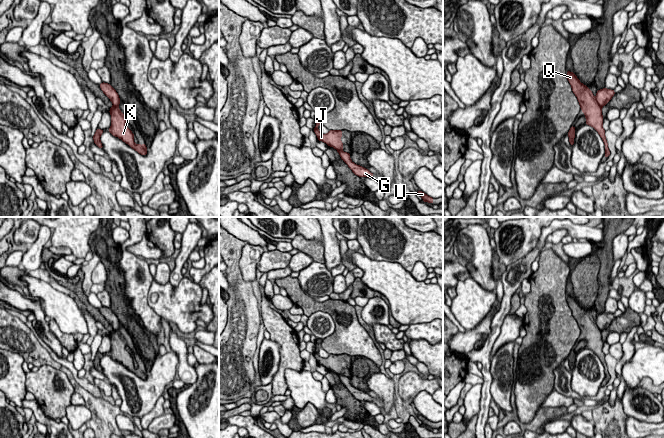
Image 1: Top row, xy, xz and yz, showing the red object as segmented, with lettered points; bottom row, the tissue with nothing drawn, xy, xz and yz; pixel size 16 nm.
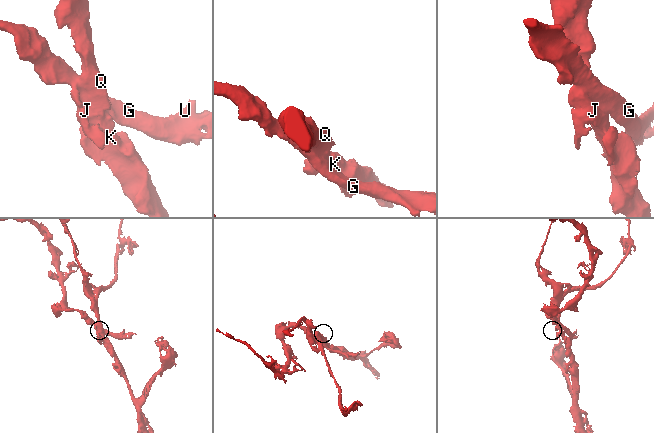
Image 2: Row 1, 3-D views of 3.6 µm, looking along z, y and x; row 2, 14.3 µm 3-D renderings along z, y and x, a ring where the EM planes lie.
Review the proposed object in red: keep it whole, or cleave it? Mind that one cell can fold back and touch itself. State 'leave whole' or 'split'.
split

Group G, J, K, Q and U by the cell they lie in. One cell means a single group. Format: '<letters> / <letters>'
G U / J K Q

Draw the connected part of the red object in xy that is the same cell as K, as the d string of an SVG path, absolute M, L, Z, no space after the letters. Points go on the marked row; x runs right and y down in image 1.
M116 106L110 108L109 113L111 114L111 127L108 129L109 132L122 141L127 143L131 148L136 150L141 155L147 154L146 144L140 145L134 143L134 134L126 126L126 117Z

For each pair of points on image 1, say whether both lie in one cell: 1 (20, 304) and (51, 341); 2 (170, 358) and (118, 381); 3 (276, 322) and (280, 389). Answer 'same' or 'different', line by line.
1: same
2: same
3: same

